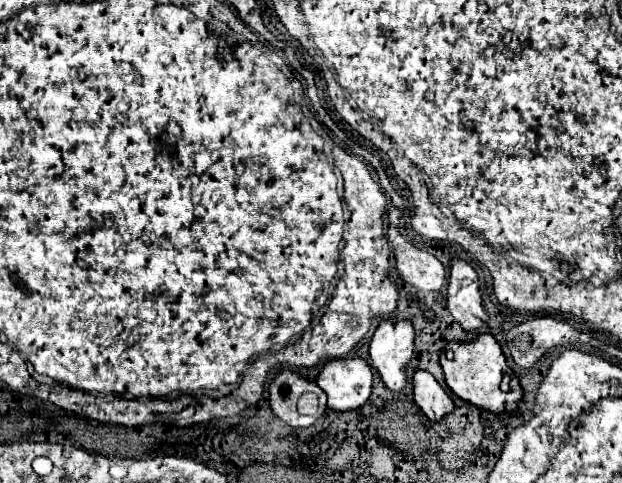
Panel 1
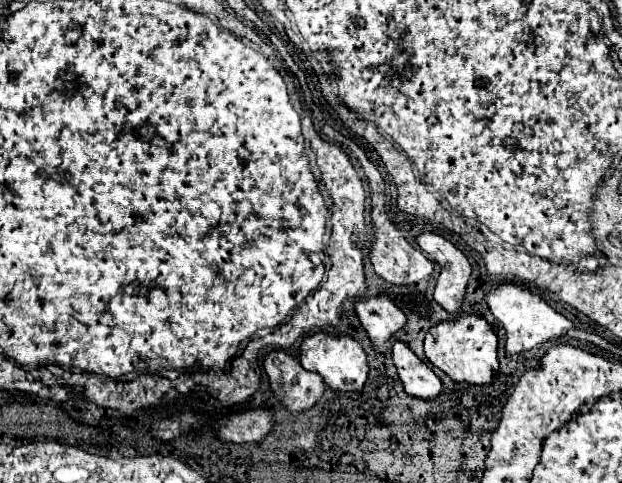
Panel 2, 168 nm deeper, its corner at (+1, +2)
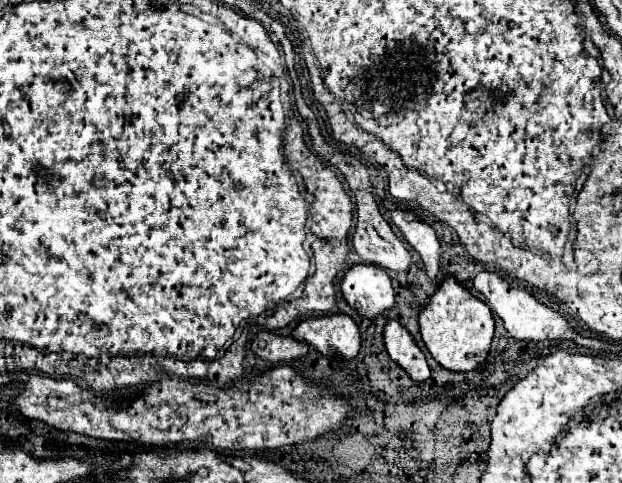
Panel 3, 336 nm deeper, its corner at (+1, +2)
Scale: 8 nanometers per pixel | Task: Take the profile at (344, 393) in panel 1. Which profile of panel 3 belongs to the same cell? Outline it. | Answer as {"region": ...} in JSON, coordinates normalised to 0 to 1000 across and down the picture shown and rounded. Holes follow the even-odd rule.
{"region":[[[558,652],[490,660],[474,677],[471,698],[497,710],[519,739],[545,735],[551,743],[571,743],[580,723],[577,681]]]}

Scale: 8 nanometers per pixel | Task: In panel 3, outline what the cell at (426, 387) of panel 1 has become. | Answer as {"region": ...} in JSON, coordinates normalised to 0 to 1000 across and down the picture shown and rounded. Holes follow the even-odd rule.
{"region":[[[625,665],[619,673],[619,718],[625,739],[667,789],[667,793],[683,793],[693,781],[693,764],[683,747],[683,735],[677,731],[677,723],[667,714],[664,698],[658,694],[658,685],[638,669],[638,665]]]}

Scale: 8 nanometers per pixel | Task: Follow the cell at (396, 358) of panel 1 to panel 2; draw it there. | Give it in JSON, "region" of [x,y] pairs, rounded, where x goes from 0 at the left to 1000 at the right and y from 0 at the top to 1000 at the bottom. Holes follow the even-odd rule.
{"region":[[[619,607],[577,619],[571,627],[571,648],[613,731],[629,723],[632,689],[641,685],[654,665],[651,648]]]}

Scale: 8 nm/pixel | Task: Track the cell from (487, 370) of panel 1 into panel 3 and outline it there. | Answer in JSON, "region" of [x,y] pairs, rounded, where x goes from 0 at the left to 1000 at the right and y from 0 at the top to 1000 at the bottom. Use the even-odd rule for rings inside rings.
{"region":[[[719,573],[690,619],[686,636],[674,648],[674,677],[683,718],[712,764],[751,772],[770,760],[770,743],[783,743],[796,665],[777,623],[764,619],[748,594],[732,586],[728,573]]]}

